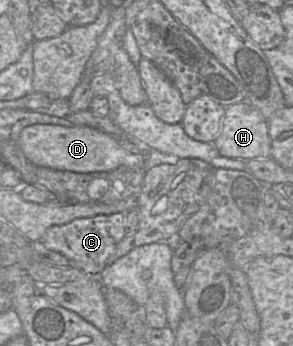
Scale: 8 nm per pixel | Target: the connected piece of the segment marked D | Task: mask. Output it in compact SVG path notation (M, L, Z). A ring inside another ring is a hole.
M30 125L21 131L19 144L26 158L34 165L54 170L94 173L112 171L121 166L143 168L142 153L132 153L117 138L87 126Z

